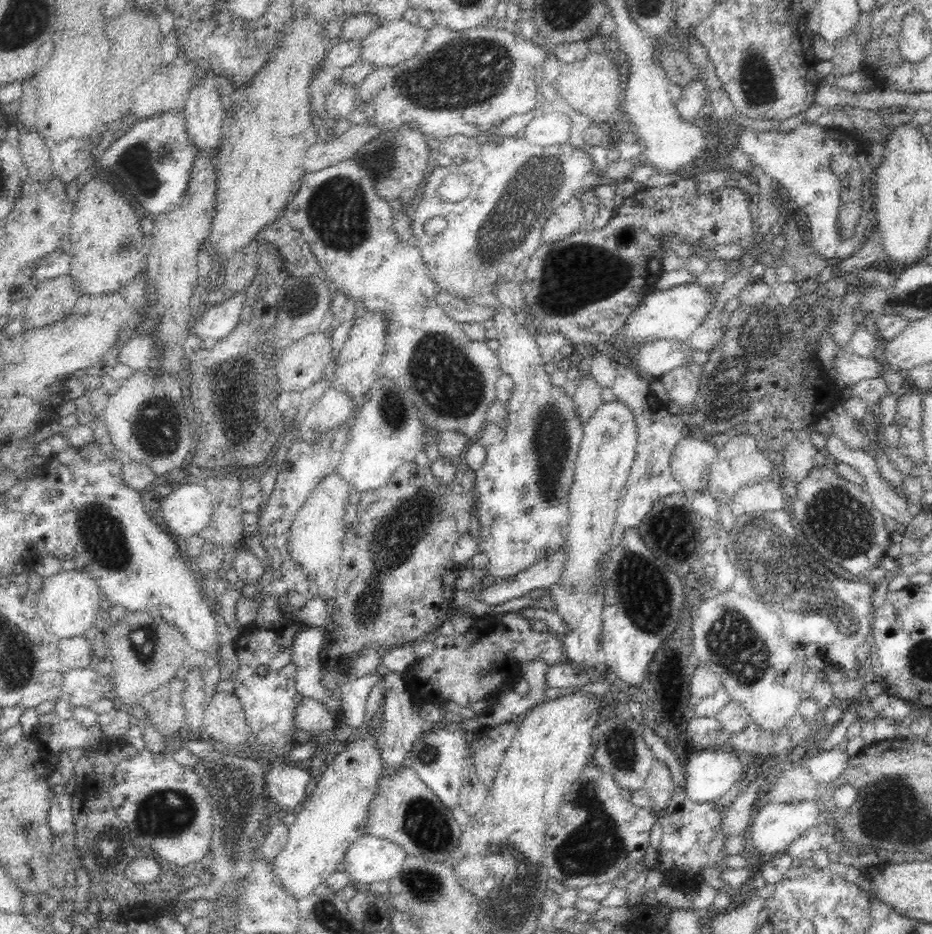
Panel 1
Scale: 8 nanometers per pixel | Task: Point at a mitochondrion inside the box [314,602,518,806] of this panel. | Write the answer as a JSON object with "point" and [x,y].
{"point":[428,754]}

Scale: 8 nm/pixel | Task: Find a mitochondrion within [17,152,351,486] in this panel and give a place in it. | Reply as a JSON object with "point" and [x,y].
{"point":[150,437]}

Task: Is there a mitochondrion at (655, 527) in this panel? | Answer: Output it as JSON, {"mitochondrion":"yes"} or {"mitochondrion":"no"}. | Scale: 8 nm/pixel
{"mitochondrion":"no"}

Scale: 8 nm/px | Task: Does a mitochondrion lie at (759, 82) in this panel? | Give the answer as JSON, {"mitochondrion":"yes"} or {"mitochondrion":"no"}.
{"mitochondrion":"yes"}

